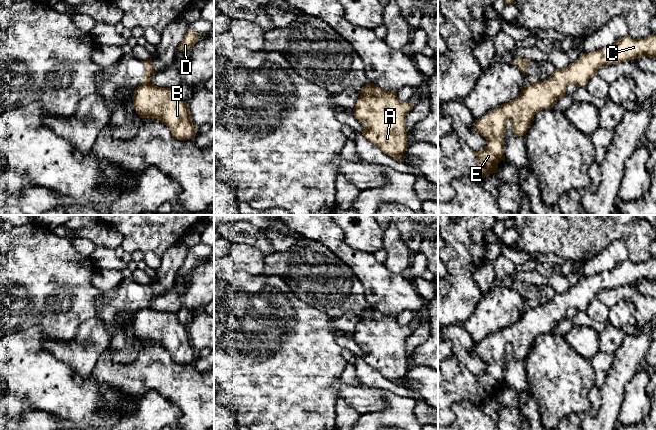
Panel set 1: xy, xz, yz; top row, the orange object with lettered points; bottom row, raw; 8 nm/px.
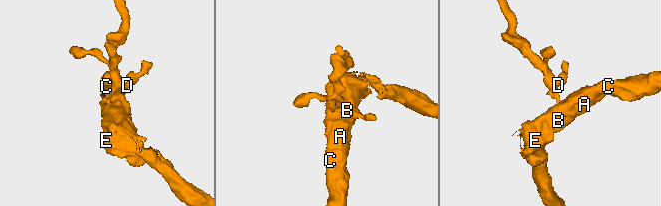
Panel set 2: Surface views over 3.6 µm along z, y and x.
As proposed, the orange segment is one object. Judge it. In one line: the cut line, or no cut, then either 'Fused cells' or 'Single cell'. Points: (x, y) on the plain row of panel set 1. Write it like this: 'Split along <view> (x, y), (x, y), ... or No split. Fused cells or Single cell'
Split along xy (148, 306), (142, 308). Fused cells

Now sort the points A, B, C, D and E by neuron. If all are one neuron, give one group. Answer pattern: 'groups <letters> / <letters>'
groups A B C E / D

